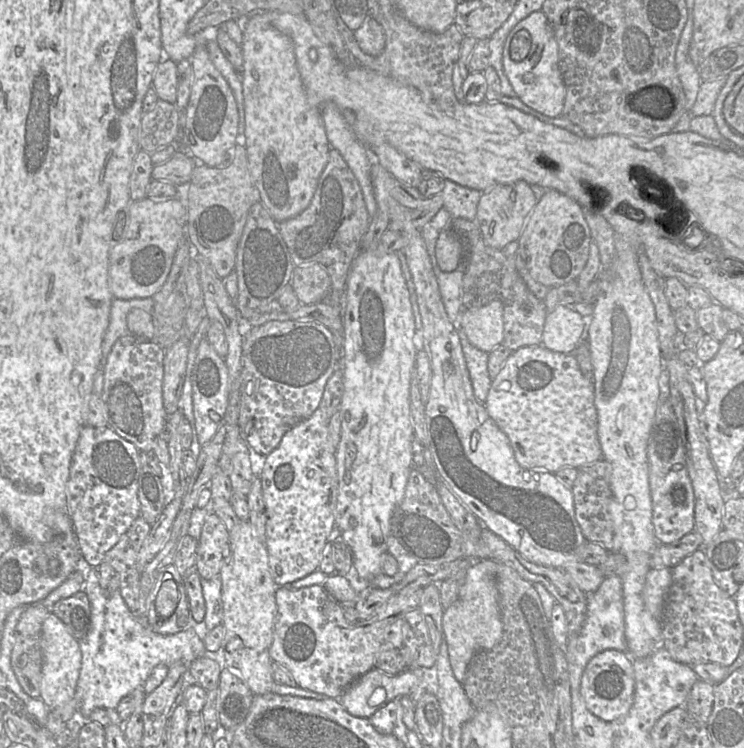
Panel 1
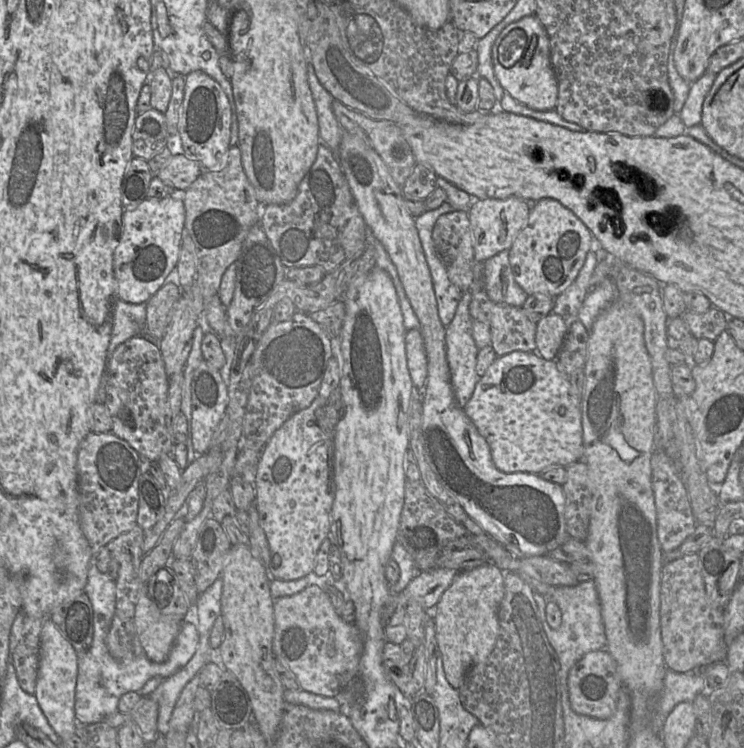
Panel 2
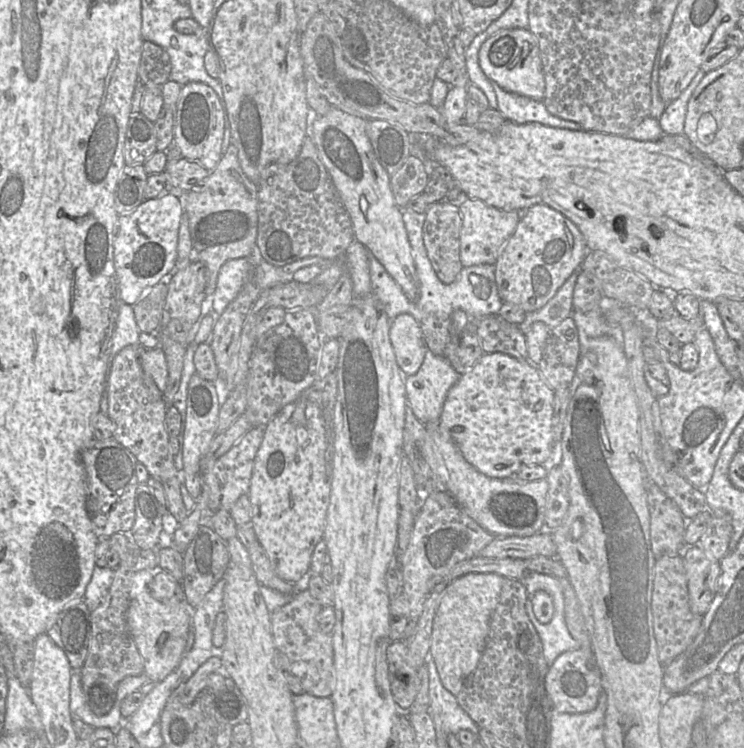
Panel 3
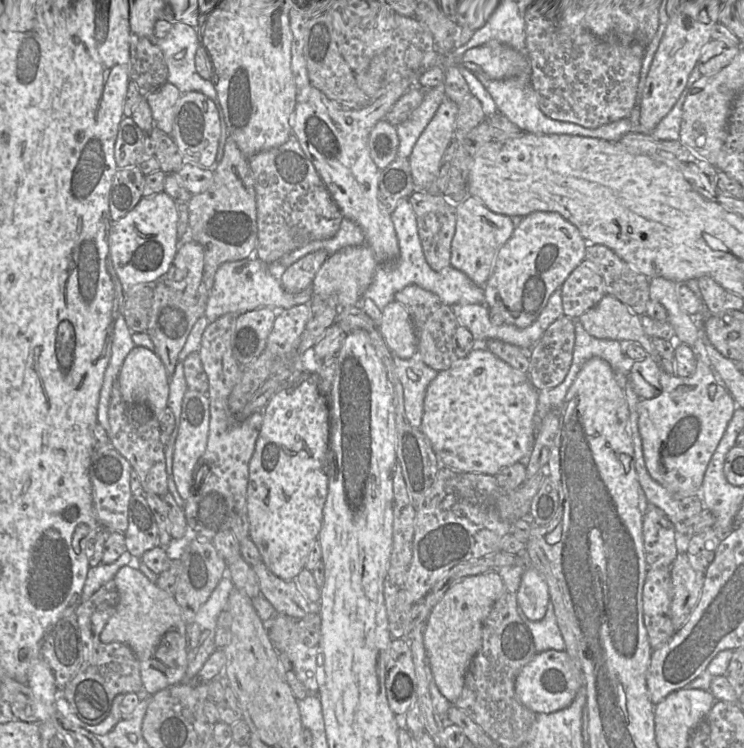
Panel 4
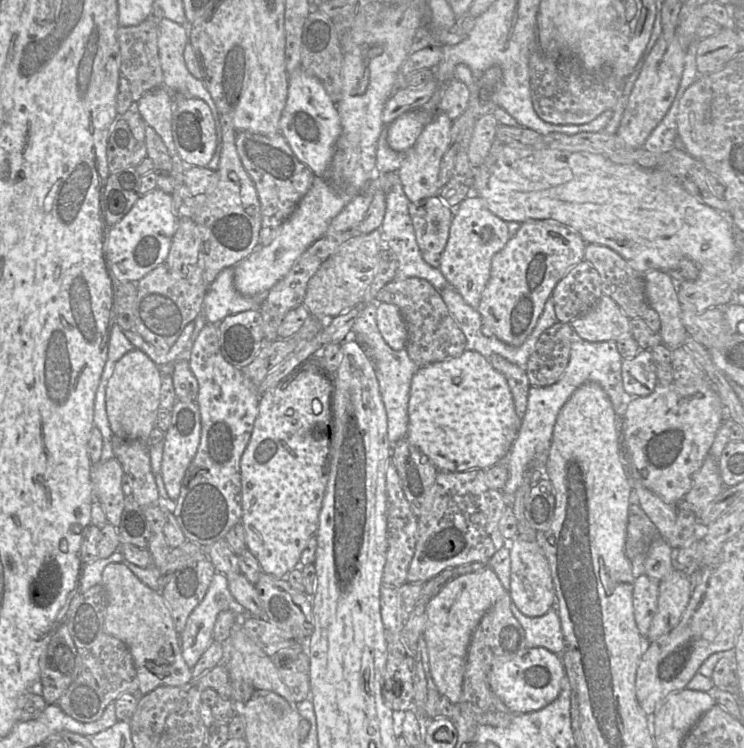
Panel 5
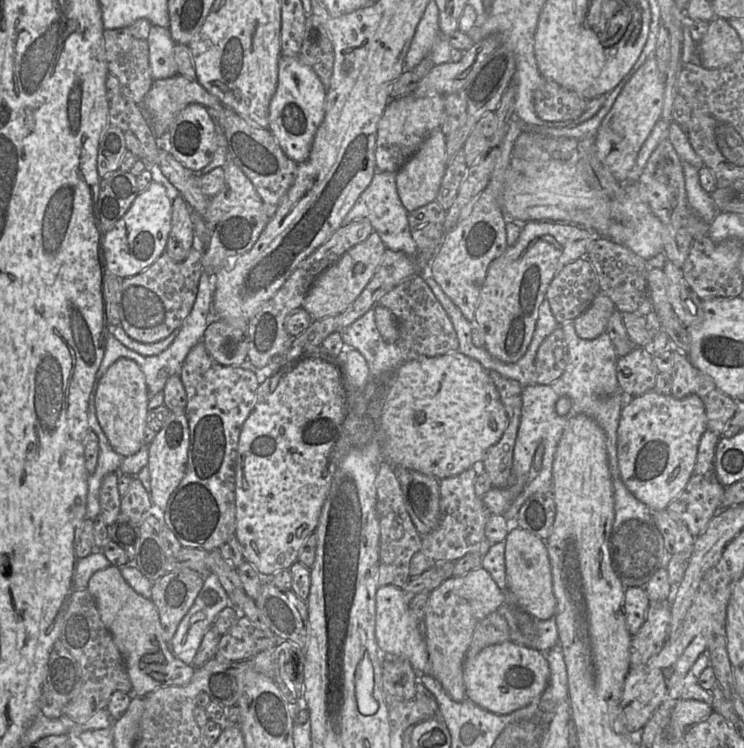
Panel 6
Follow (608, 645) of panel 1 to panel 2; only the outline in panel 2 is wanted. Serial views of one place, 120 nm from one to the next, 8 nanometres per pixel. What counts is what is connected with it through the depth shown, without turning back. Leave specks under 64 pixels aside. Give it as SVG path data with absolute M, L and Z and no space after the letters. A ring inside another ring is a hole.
M588 580L584 582L579 582L574 586L554 586L552 589L552 595L543 596L549 602L554 602L560 609L562 620L561 625L557 629L552 629L544 618L541 618L541 624L543 630L545 631L547 638L555 650L559 664L560 670L558 673L558 685L560 691L560 681L567 680L570 669L587 653L597 650L602 650L606 648L607 639L605 635L604 624L601 616L601 605L598 597L598 593L593 580Z

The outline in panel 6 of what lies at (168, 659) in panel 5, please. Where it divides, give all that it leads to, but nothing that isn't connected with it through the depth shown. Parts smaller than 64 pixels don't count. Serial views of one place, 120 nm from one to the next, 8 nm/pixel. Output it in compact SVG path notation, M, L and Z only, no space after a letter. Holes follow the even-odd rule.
M110 565L95 572L88 582L87 590L93 596L101 620L124 658L132 684L132 690L128 692L131 699L134 695L144 697L163 687L185 686L191 681L195 668L179 660L172 652L165 640L155 604L127 583L119 567Z

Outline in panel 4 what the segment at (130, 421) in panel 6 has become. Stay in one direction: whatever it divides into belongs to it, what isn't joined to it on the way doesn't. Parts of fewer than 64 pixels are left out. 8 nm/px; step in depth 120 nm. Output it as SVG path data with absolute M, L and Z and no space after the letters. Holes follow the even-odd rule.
M135 346L126 356L117 382L123 400L130 405L145 405L153 414L163 411L168 404L169 383L166 368L159 356L143 346Z

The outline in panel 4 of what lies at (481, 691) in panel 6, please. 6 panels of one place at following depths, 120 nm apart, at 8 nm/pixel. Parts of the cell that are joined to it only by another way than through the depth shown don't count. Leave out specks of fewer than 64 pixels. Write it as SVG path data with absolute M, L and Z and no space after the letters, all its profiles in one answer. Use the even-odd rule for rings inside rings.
M546 650L536 653L515 679L515 693L522 705L535 712L552 713L569 706L584 686L581 669L566 651Z

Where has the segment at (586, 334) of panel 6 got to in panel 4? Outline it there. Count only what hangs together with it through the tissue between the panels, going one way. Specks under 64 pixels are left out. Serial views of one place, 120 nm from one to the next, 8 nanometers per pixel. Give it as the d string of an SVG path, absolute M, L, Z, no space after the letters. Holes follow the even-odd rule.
M605 295L592 309L578 319L586 332L598 339L622 343L638 342L659 364L662 358L656 352L652 339L645 333L641 316L632 312L617 298Z

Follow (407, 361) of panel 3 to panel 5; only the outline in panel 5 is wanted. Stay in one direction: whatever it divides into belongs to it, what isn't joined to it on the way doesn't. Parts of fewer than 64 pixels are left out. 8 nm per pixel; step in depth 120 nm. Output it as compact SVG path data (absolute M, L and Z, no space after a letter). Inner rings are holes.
M377 303L377 325L383 339L393 350L406 348L407 326L396 305Z

